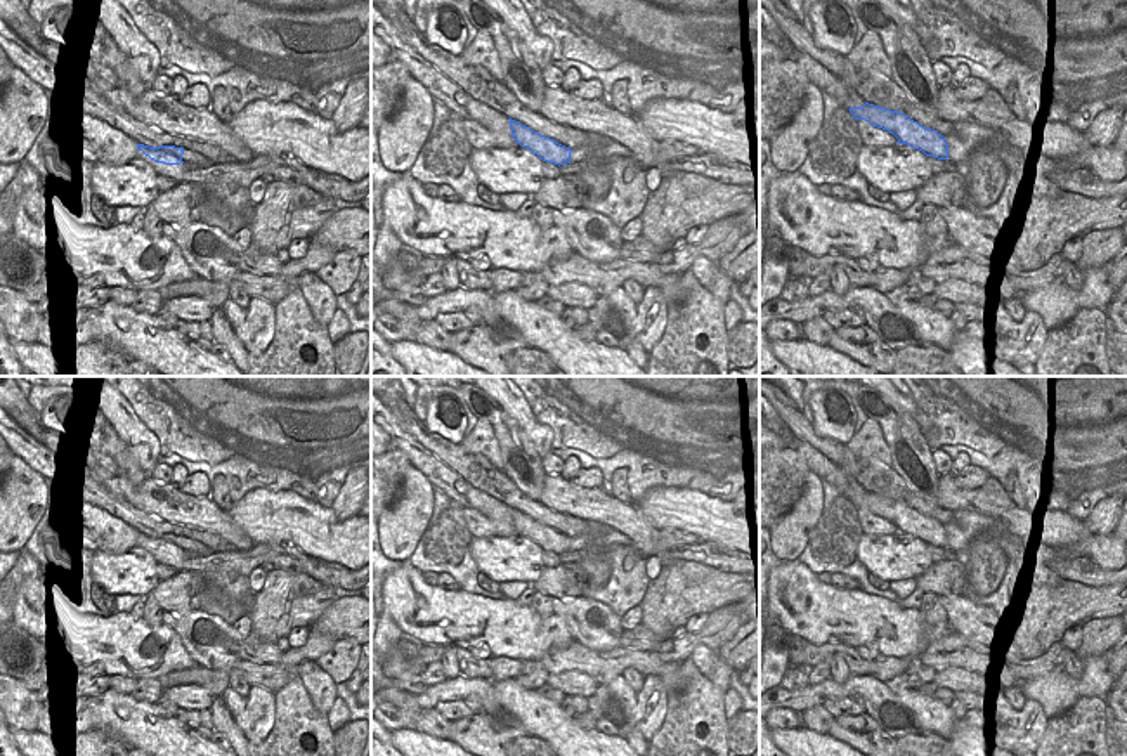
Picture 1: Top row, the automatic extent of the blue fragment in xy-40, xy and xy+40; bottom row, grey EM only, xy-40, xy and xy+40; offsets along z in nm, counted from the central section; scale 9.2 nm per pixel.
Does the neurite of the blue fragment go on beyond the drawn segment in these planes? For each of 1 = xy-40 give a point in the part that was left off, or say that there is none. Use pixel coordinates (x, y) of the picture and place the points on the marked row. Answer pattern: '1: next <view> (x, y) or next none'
1: next none

